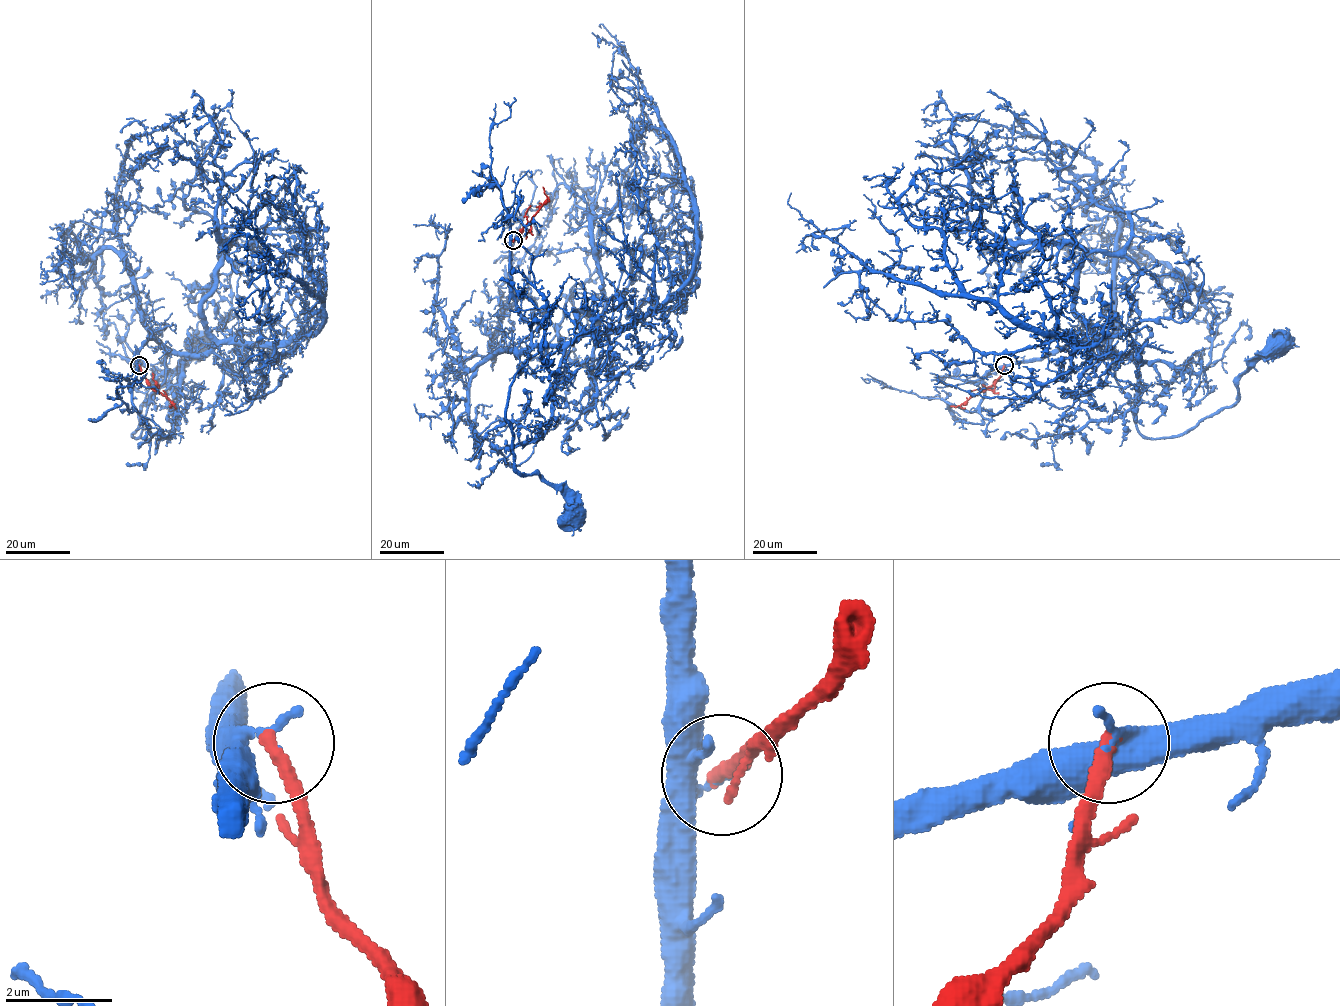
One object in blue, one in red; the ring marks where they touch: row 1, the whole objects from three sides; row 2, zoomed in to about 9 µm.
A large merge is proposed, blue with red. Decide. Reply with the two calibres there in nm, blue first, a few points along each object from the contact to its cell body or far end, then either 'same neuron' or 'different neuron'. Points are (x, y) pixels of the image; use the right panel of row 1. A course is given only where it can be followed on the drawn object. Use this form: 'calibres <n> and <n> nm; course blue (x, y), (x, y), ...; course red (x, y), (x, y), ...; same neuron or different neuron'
calibres 340 and 280 nm; course blue (1004, 365), (1103, 341), (1136, 428), (1150, 438), (1183, 435), (1230, 407), (1239, 377), (1279, 346); course red (1004, 365), (1001, 376), (983, 391), (957, 406), (950, 406); same neuron

